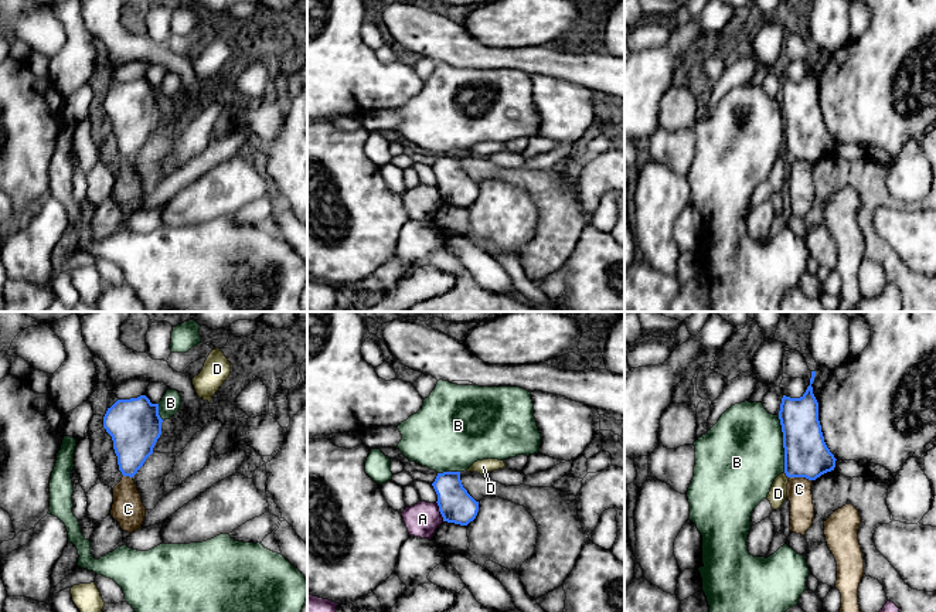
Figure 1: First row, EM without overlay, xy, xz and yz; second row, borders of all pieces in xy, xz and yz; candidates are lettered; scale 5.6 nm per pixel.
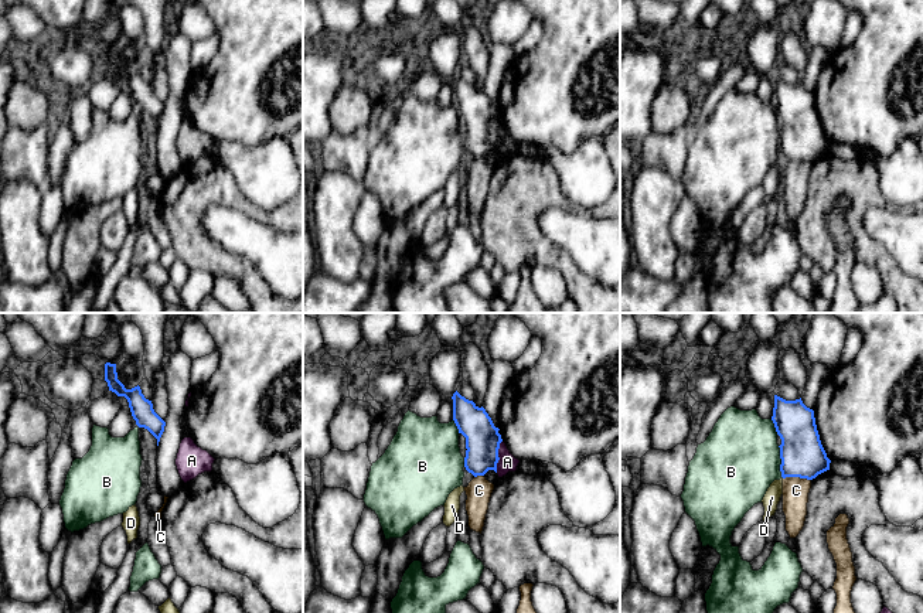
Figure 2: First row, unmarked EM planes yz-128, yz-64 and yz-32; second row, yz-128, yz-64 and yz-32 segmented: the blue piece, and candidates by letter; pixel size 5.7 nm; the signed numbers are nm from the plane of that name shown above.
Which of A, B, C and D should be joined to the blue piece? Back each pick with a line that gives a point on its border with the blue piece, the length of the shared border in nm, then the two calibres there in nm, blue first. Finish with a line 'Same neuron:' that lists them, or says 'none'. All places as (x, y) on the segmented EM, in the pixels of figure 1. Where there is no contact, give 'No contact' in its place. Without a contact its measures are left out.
Same neuron: none

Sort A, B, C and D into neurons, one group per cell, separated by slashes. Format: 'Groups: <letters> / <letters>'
Groups: A / B / C / D

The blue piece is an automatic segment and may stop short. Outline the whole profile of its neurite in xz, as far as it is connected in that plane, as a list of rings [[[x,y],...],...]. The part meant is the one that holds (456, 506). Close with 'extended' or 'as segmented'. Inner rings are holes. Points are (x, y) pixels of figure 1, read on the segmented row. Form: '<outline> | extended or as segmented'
[[[460,472],[438,473],[432,486],[438,494],[436,503],[443,521],[467,526],[476,518],[479,502],[463,487]]] | as segmented

